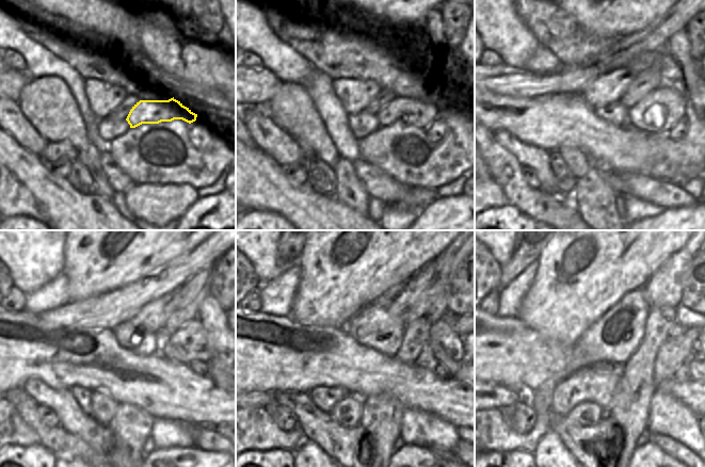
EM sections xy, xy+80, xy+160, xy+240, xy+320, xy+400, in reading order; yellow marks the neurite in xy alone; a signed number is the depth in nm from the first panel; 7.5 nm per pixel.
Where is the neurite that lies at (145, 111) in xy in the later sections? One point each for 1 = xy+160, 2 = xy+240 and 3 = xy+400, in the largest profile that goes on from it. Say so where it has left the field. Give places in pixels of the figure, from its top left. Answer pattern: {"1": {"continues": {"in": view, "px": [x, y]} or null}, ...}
{"1": {"continues": {"in": "xy+160", "px": [657, 112]}}, "2": {"continues": {"in": "xy+240", "px": [190, 342]}}, "3": {"continues": {"in": "xy+400", "px": [691, 347]}}}

